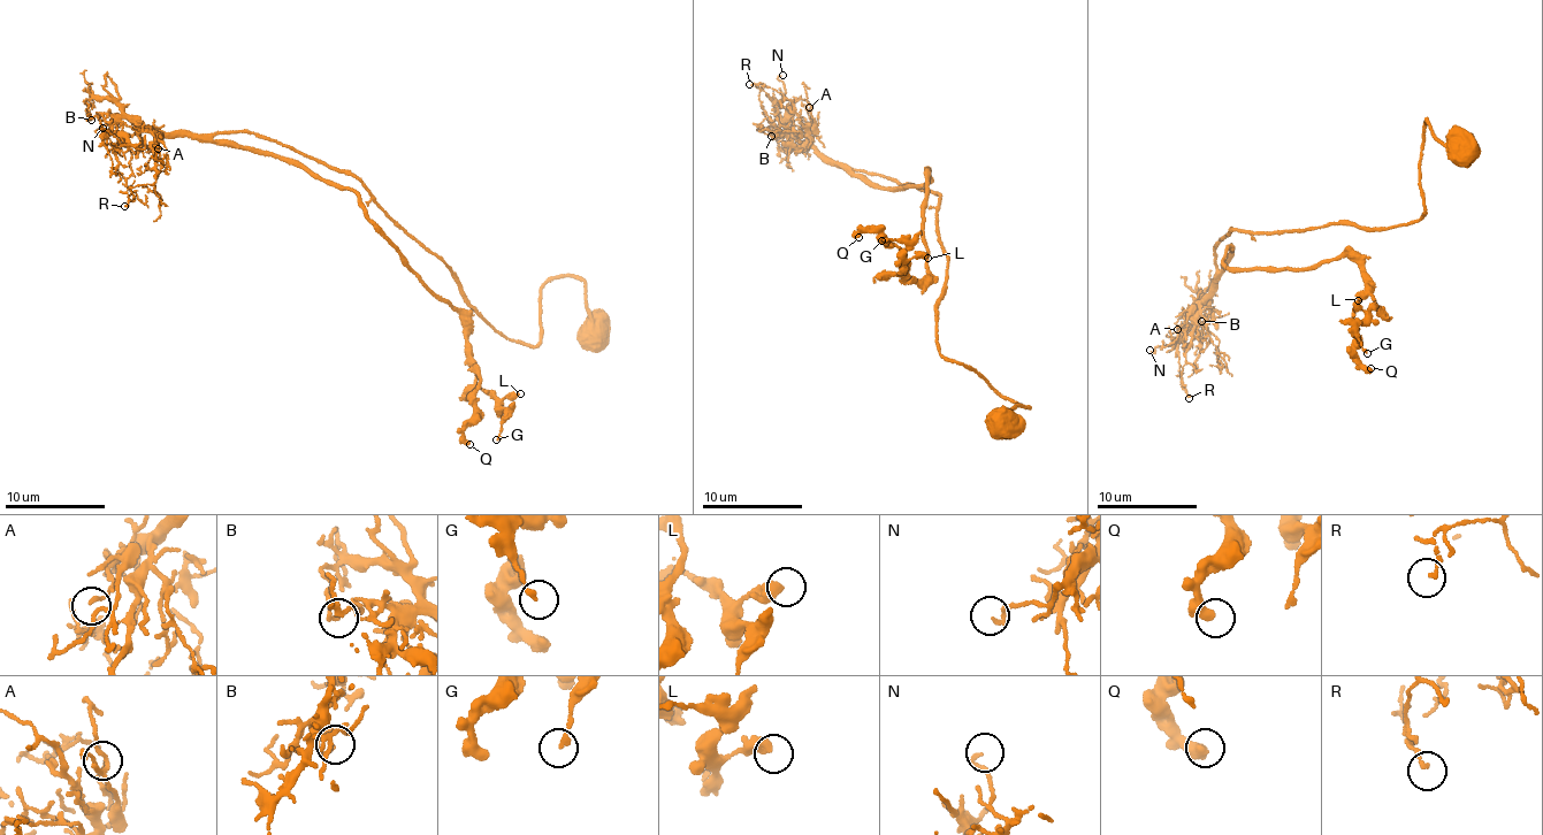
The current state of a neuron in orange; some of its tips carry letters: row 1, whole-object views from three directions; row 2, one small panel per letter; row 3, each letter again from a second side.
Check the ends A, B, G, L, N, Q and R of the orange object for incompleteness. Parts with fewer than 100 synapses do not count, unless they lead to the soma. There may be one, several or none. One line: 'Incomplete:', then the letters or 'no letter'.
Incomplete: no letter

